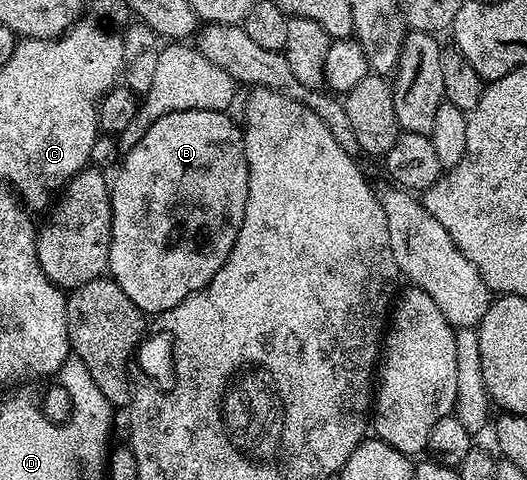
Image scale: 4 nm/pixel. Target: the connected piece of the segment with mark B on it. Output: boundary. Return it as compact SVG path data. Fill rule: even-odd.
M180 110L179 112L167 112L167 116L159 116L155 124L140 131L137 143L120 159L116 167L117 179L111 182L111 208L113 209L113 223L111 224L111 244L109 245L109 268L108 273L113 281L131 296L133 303L147 316L156 316L175 308L187 296L204 288L223 268L231 248L235 244L235 236L239 236L239 228L243 224L243 216L247 208L247 196L249 195L249 165L245 155L245 135L242 127L237 126L229 119L230 115L225 112L203 112L202 110Z

